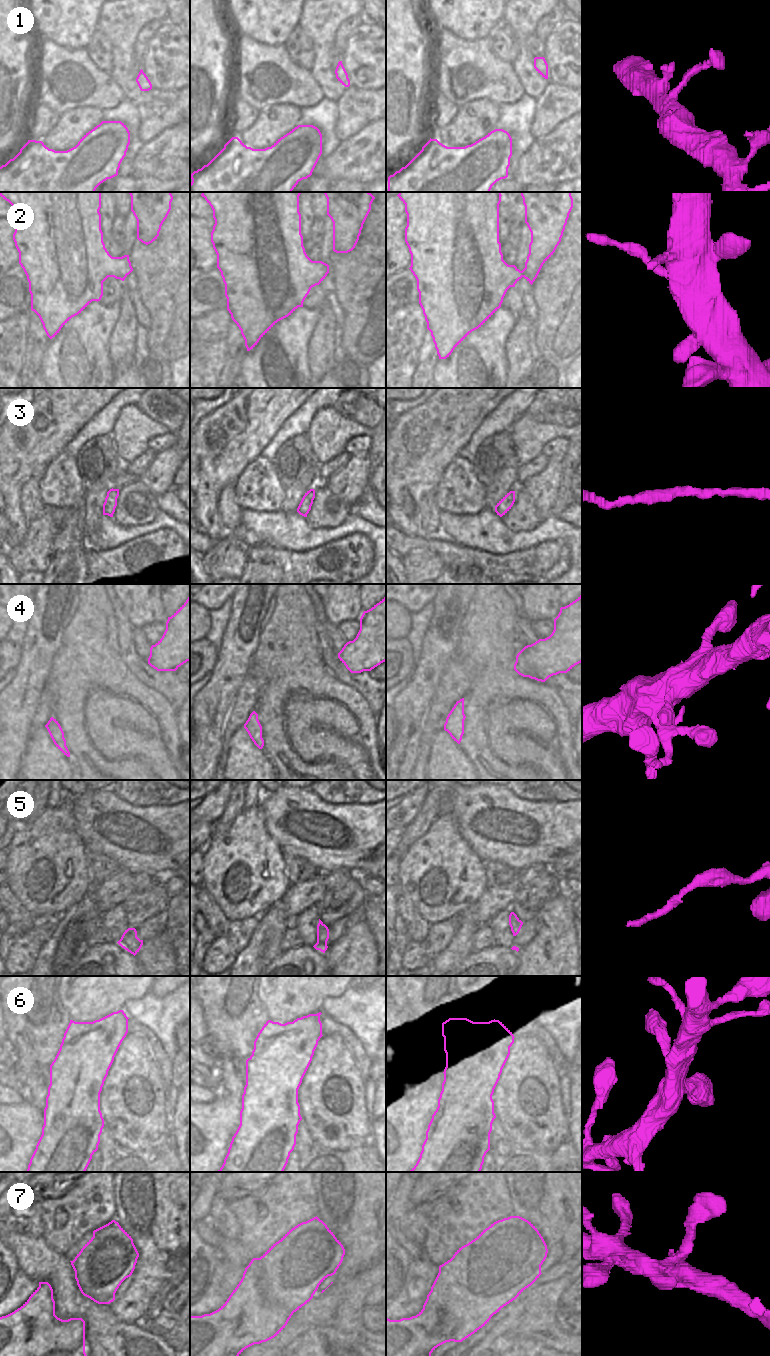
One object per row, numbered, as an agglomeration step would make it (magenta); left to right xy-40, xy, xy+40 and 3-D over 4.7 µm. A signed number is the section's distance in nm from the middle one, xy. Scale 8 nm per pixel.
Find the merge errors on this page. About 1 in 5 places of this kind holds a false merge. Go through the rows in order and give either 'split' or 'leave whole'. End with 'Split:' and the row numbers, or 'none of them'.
1: leave whole
2: leave whole
3: leave whole
4: leave whole
5: leave whole
6: leave whole
7: leave whole
Split: none of them

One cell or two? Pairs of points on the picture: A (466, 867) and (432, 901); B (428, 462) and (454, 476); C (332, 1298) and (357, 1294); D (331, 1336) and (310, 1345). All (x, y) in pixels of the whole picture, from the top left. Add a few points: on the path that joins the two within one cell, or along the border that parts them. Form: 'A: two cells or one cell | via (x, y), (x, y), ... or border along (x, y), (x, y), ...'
A: one cell | via (457, 875), (440, 892)
B: two cells | border along (457, 454), (445, 468), (433, 492)
C: two cells | border along (356, 1276), (347, 1285), (343, 1300), (332, 1317)
D: one cell | via (326, 1333), (315, 1342)

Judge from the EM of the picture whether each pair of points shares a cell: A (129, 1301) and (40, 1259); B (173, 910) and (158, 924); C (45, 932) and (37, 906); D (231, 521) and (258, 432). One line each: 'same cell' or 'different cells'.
A: different cells
B: different cells
C: different cells
D: different cells

